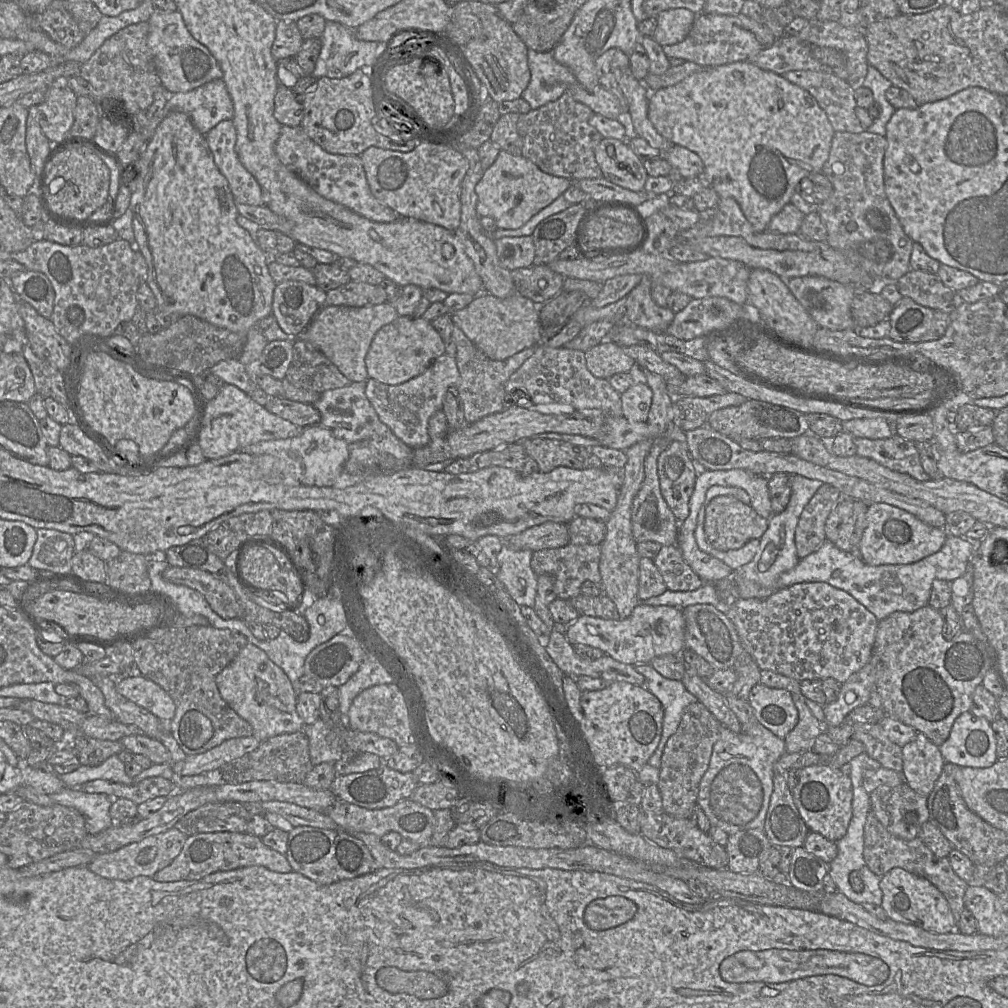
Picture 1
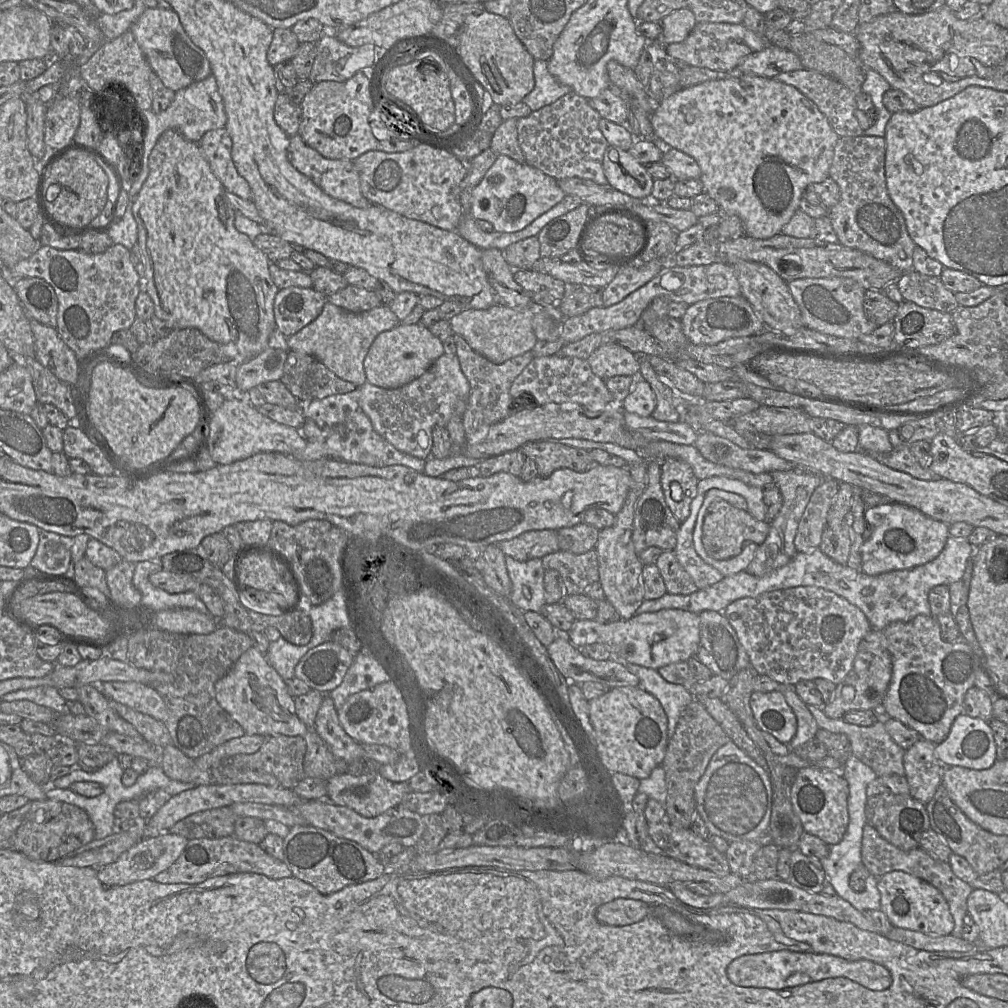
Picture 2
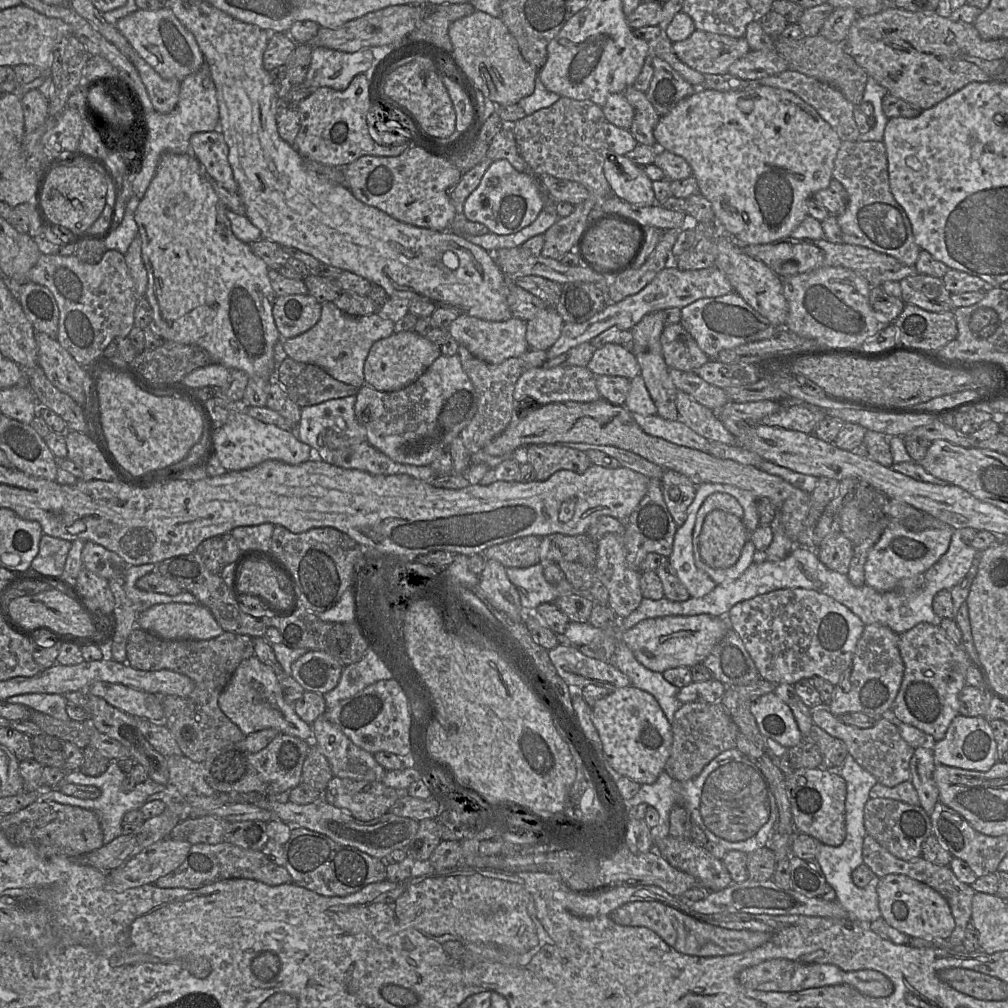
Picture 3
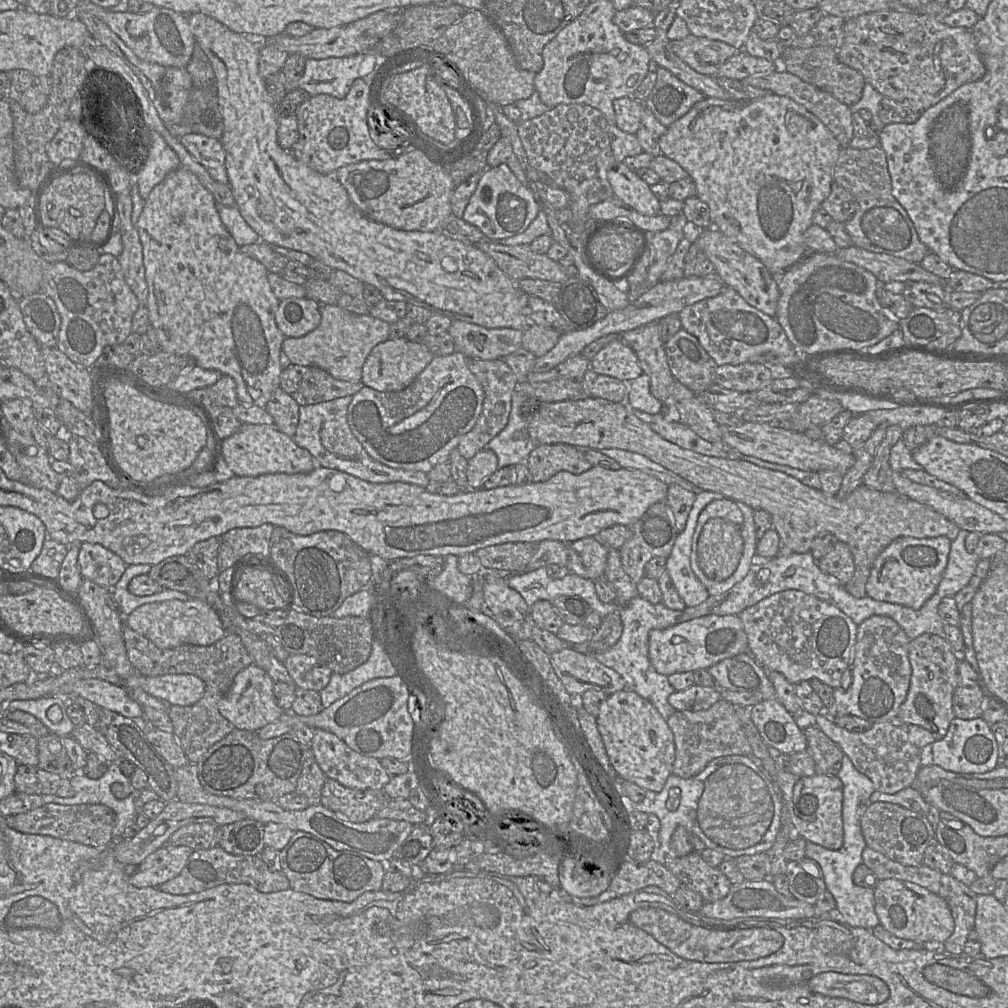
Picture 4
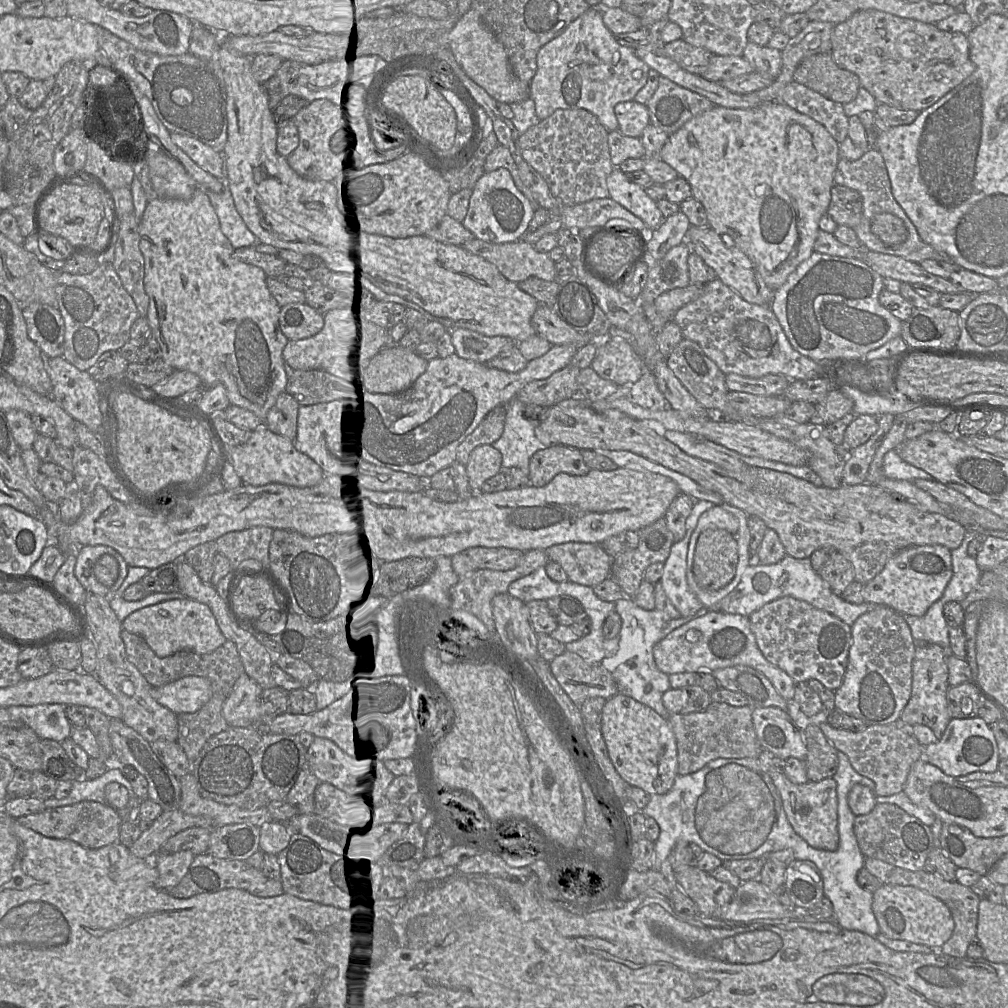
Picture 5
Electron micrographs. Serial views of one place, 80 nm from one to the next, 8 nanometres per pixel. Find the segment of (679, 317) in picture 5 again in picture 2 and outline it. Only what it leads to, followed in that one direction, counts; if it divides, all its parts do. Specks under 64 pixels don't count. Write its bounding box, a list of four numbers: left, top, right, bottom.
[680,295,767,345]

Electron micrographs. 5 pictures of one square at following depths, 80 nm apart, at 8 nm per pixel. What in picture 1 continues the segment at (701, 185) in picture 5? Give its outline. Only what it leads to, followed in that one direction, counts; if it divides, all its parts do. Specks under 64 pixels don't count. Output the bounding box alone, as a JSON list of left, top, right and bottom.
[648,61,835,232]

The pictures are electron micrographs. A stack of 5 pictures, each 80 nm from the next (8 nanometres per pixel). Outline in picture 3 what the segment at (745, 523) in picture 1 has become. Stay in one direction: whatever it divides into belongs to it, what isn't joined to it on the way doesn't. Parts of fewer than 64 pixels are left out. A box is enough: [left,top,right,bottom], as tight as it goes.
[699,509,773,569]

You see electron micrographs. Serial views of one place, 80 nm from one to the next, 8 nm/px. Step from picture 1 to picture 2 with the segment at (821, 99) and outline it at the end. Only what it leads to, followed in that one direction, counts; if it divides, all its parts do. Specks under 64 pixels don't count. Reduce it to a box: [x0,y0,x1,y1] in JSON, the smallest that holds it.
[774,69,863,137]

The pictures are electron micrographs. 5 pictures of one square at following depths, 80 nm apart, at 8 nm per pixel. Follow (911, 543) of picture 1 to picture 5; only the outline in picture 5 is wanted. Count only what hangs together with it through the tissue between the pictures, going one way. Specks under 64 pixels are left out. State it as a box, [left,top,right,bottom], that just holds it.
[863,545,952,616]

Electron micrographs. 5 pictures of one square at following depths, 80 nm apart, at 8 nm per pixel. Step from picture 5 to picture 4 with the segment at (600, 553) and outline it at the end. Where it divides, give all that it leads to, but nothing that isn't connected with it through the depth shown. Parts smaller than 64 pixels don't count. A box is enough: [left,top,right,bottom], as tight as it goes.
[567,537,608,581]

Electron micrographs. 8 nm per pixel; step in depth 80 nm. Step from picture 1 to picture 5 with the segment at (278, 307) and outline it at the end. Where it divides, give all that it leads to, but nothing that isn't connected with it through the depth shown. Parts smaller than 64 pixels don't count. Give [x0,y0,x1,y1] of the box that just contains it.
[279,303,324,340]

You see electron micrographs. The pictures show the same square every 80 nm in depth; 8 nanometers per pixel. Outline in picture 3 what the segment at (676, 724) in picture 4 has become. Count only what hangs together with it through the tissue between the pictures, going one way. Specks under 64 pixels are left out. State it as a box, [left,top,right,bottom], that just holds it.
[664,701,740,782]

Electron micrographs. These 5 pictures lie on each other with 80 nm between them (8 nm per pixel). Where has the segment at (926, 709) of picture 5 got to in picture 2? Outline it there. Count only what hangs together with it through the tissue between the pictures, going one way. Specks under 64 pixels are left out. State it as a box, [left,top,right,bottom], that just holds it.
[882,615,983,744]

